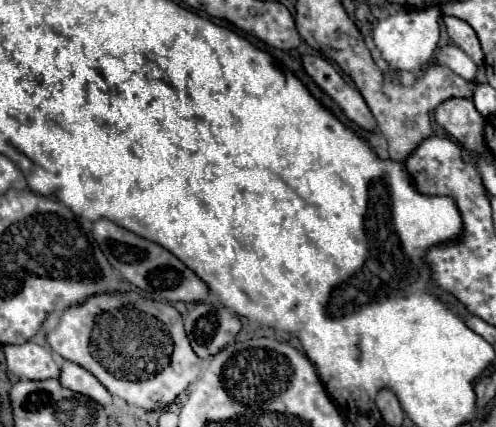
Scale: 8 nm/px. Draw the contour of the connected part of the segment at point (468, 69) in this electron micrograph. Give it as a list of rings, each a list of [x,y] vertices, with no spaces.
[[[446,45],[446,47],[440,49],[440,53],[442,53],[442,63],[446,67],[450,67],[456,75],[460,75],[466,81],[474,79],[474,75],[476,75],[476,63],[460,47]]]

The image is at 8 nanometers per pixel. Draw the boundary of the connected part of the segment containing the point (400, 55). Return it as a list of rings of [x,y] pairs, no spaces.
[[[438,5],[428,7],[424,11],[400,9],[376,25],[376,29],[372,31],[374,45],[382,53],[382,59],[390,65],[394,75],[404,71],[416,71],[428,63],[440,39],[440,17],[442,13]]]

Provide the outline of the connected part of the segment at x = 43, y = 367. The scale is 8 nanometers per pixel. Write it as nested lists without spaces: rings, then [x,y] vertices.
[[[32,341],[22,345],[4,345],[8,369],[20,379],[60,379],[60,367],[46,347]]]

